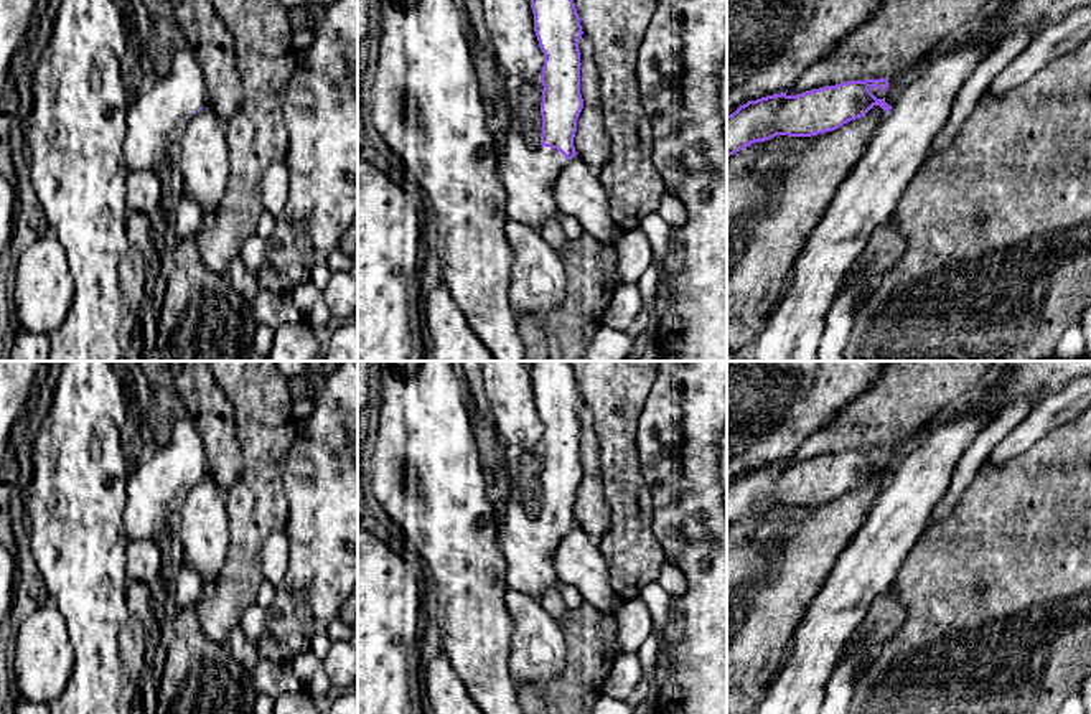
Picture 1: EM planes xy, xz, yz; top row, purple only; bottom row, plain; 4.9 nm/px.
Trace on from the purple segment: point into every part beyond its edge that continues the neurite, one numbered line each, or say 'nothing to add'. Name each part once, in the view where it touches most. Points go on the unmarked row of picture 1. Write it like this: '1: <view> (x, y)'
1: yz (1009, 381)

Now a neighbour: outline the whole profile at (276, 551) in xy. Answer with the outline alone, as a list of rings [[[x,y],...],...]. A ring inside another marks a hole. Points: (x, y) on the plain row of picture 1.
[[[283,531],[272,536],[262,547],[262,575],[277,585],[288,566],[288,543]]]

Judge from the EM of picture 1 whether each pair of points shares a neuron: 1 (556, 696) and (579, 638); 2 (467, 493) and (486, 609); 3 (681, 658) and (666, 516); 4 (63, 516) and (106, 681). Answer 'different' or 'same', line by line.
1: same
2: same
3: same
4: same

